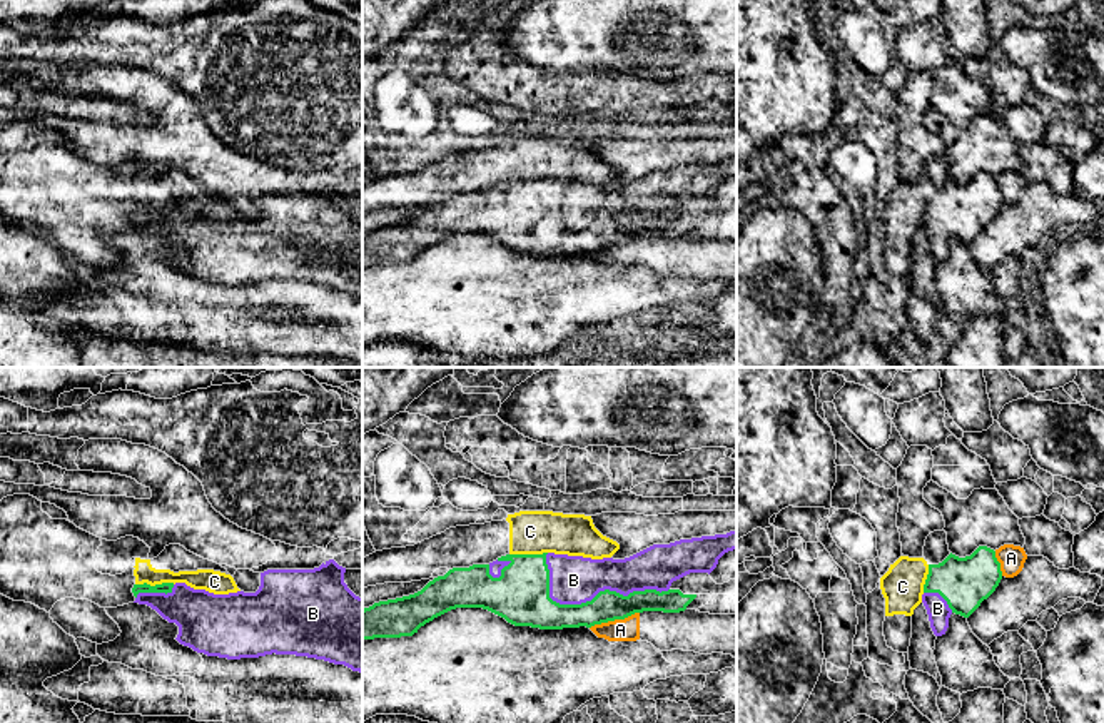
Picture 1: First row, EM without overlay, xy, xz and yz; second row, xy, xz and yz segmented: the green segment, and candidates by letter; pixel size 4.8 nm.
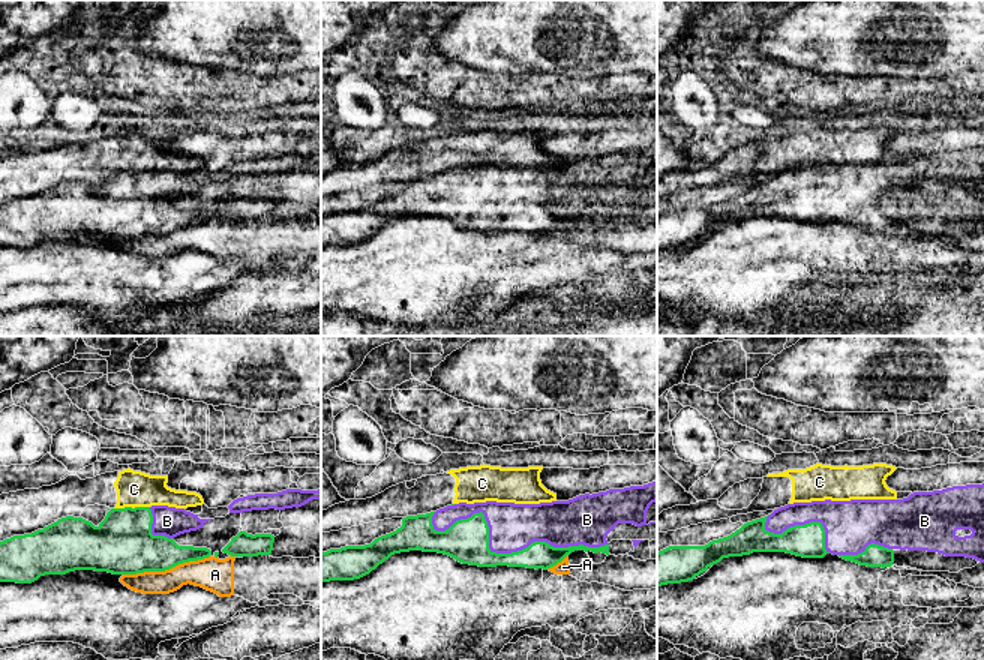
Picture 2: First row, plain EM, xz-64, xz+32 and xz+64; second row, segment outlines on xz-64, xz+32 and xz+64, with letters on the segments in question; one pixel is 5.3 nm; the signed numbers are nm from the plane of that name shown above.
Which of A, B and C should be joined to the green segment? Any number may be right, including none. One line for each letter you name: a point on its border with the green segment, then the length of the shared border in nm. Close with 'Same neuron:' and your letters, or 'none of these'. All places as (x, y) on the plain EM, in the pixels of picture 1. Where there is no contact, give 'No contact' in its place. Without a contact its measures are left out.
B: Touches green at xz (588, 227). Shared border 600 nm
Same neuron: B

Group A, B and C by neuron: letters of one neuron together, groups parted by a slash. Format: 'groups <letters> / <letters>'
groups A / B / C

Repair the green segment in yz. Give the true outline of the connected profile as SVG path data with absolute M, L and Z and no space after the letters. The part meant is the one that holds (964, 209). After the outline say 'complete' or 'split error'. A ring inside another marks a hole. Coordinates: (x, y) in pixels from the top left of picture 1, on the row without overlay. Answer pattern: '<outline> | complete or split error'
M979 172L965 184L959 184L950 179L942 189L929 190L922 229L927 235L934 260L945 260L952 239L969 244L980 232L980 229L995 217L1000 205L1000 189L995 184L995 177L987 172Z | split error

